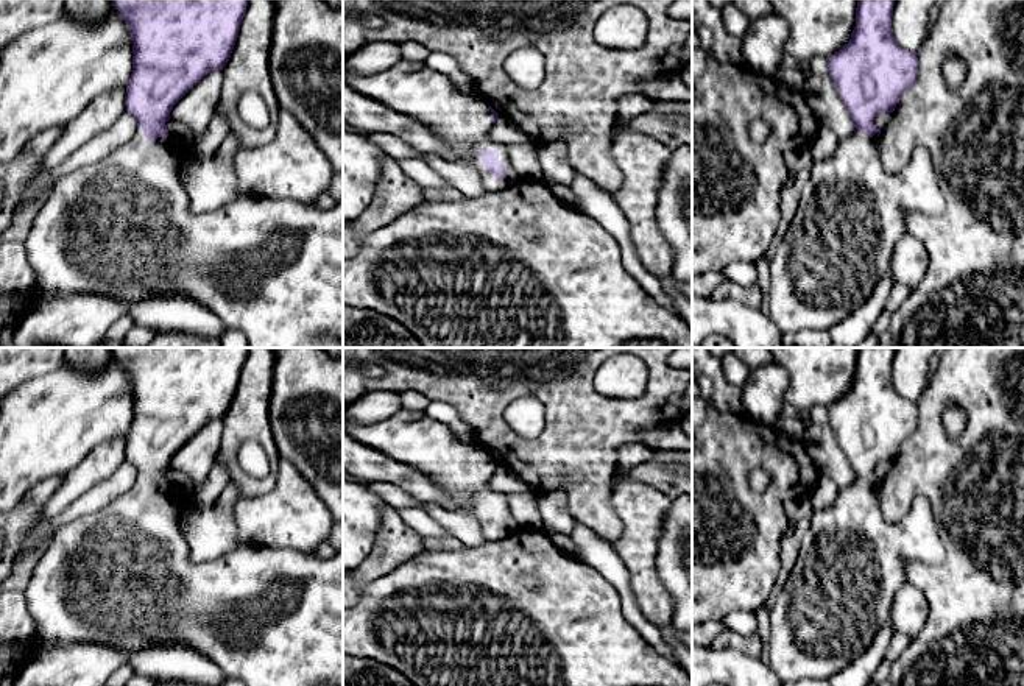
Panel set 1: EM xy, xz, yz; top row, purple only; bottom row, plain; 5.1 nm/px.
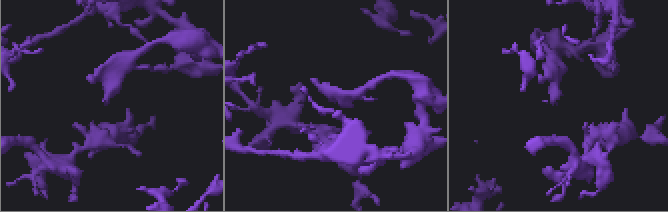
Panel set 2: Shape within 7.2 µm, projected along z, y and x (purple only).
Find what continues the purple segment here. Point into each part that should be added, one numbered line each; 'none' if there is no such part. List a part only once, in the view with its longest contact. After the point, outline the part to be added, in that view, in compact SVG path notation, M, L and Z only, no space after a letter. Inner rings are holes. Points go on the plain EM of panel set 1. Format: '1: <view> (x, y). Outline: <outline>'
1: xz (463, 470). Outline: M401 408L374 424L355 424L343 415L343 427L344 433L358 443L415 466L436 480L446 493L447 508L466 505L488 541L505 538L519 529L507 496L488 486L493 476L489 454L478 444L457 440L447 426L425 412ZM482 499L499 500L499 510L505 513L503 530L482 514Z

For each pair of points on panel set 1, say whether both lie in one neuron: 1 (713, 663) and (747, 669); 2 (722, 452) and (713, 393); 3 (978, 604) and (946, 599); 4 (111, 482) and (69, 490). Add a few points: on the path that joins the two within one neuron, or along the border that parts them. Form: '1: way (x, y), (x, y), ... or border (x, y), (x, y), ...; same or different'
1: way (720, 666), (739, 669); same
2: border (708, 403), (717, 410), (744, 415); different
3: way (970, 599), (954, 599); same
4: border (123, 462), (66, 507); different

